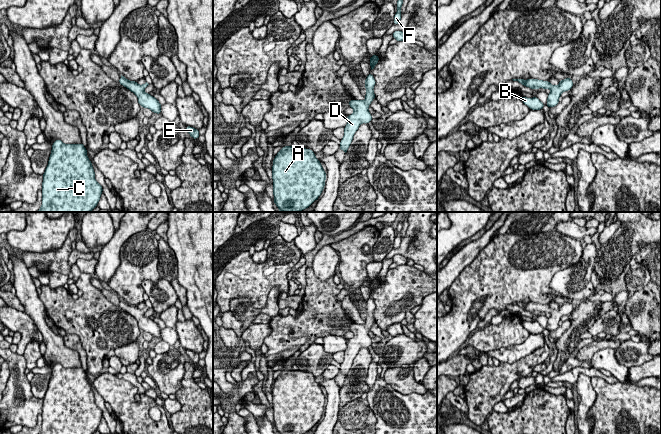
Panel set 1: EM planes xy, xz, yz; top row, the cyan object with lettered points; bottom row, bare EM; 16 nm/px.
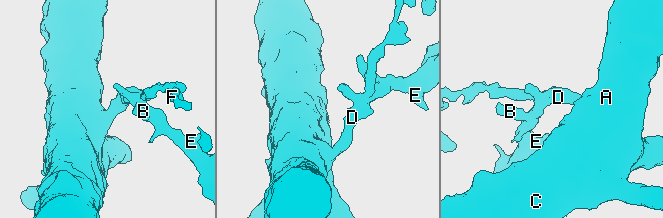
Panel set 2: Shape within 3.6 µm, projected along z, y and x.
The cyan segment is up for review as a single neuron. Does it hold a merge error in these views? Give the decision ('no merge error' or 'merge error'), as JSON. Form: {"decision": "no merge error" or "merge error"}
{"decision": "no merge error"}

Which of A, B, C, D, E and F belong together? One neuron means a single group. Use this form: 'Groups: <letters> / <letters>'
Groups: A B C D E F

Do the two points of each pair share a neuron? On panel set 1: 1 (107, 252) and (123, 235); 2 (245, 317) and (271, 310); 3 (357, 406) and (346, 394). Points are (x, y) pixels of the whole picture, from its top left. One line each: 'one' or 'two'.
1: one
2: one
3: two

